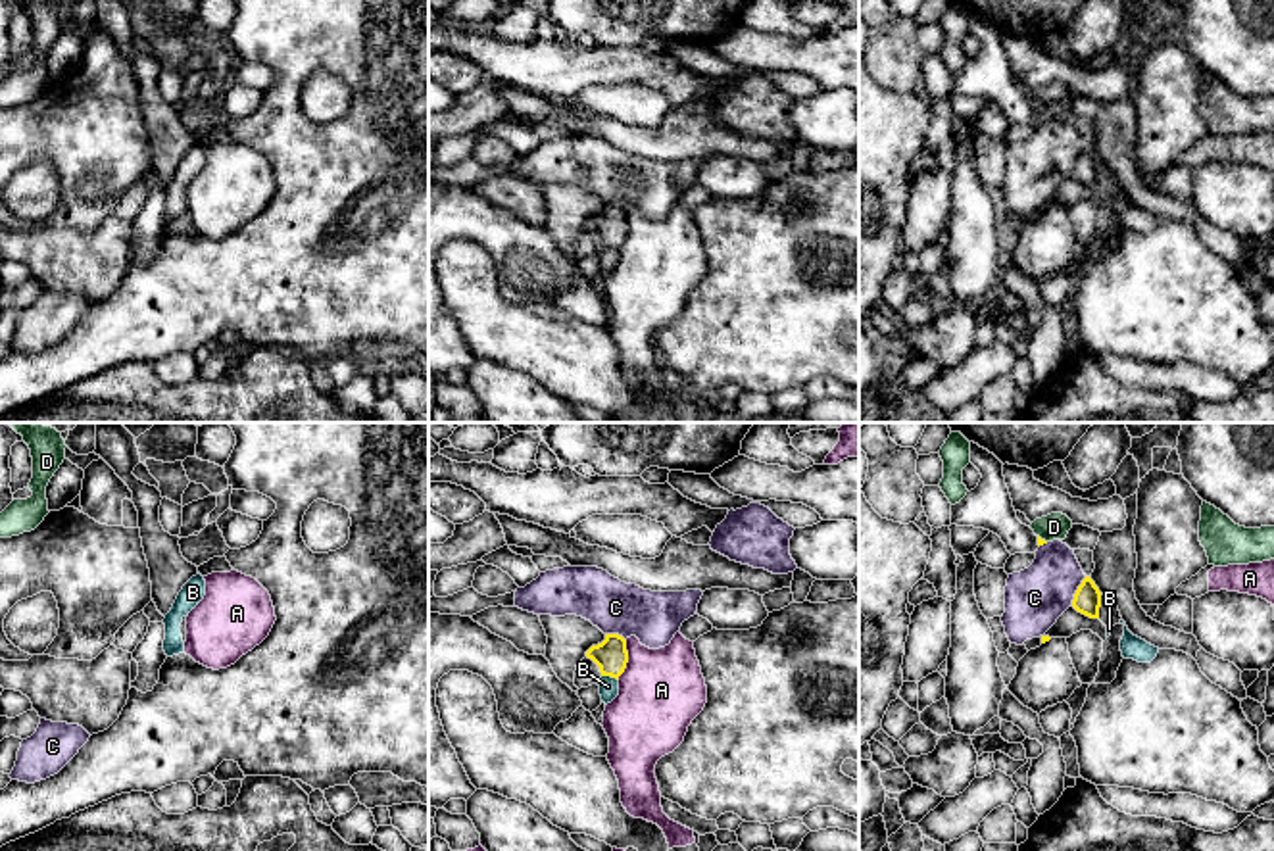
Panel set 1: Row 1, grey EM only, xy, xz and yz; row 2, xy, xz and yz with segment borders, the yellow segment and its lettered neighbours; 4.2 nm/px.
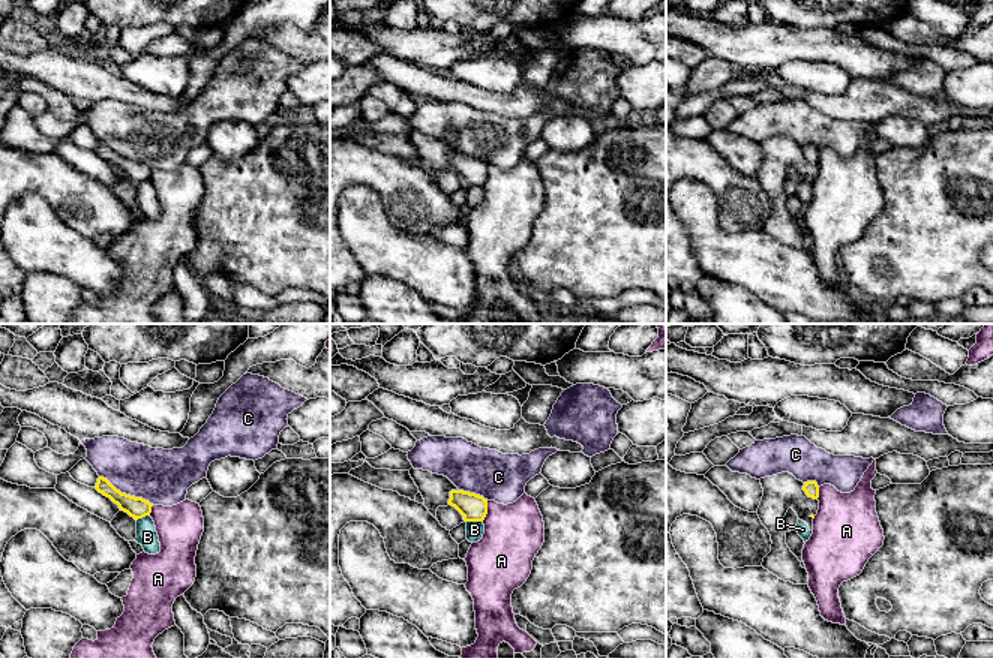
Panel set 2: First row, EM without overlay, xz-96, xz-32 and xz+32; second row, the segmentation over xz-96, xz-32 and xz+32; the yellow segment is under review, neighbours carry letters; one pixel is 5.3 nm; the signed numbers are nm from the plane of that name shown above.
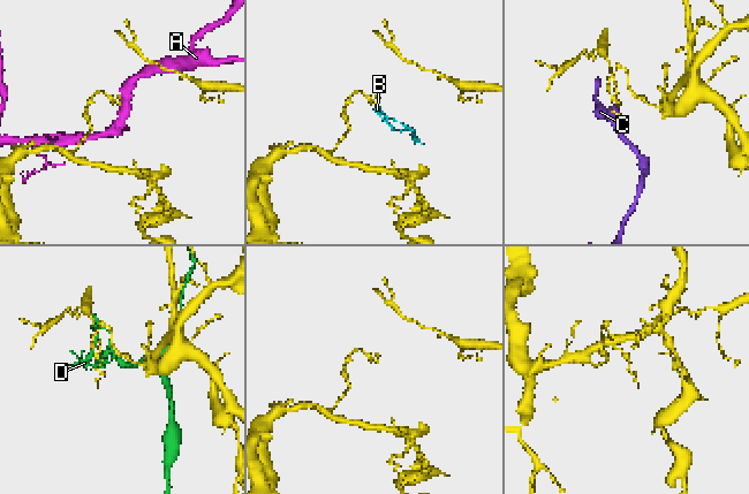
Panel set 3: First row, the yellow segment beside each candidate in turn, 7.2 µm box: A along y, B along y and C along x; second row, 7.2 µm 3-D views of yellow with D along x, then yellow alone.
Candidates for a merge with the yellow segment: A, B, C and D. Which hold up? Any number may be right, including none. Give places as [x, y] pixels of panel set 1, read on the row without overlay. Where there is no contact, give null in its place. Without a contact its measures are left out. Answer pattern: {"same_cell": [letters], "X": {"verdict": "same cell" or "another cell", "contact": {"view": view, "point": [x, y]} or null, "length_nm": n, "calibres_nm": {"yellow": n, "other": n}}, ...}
{"same_cell": [], "A": {"verdict": "another cell", "contact": {"view": "xz", "point": [627, 229]}, "length_nm": 170, "calibres_nm": {"yellow": 140, "other": 360}}, "B": {"verdict": "another cell", "contact": {"view": "xz", "point": [610, 244]}, "length_nm": 80, "calibres_nm": {"yellow": 140, "other": 80}}, "C": {"verdict": "another cell", "contact": {"view": "yz", "point": [1077, 162]}, "length_nm": 140, "calibres_nm": {"yellow": 110, "other": 260}}, "D": {"verdict": "another cell", "contact": {"view": "yz", "point": [1040, 108]}, "length_nm": 50, "calibres_nm": {"yellow": 30, "other": 110}}}

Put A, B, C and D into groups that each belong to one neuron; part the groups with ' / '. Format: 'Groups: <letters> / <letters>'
Groups: A / B / C / D

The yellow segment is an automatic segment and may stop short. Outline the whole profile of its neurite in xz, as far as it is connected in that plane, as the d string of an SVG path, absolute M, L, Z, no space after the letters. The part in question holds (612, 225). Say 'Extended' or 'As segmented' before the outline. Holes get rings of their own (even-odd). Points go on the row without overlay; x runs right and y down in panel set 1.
As segmented. M605 204L601 213L586 221L586 227L600 236L601 246L619 250L628 232L626 209L619 204Z

